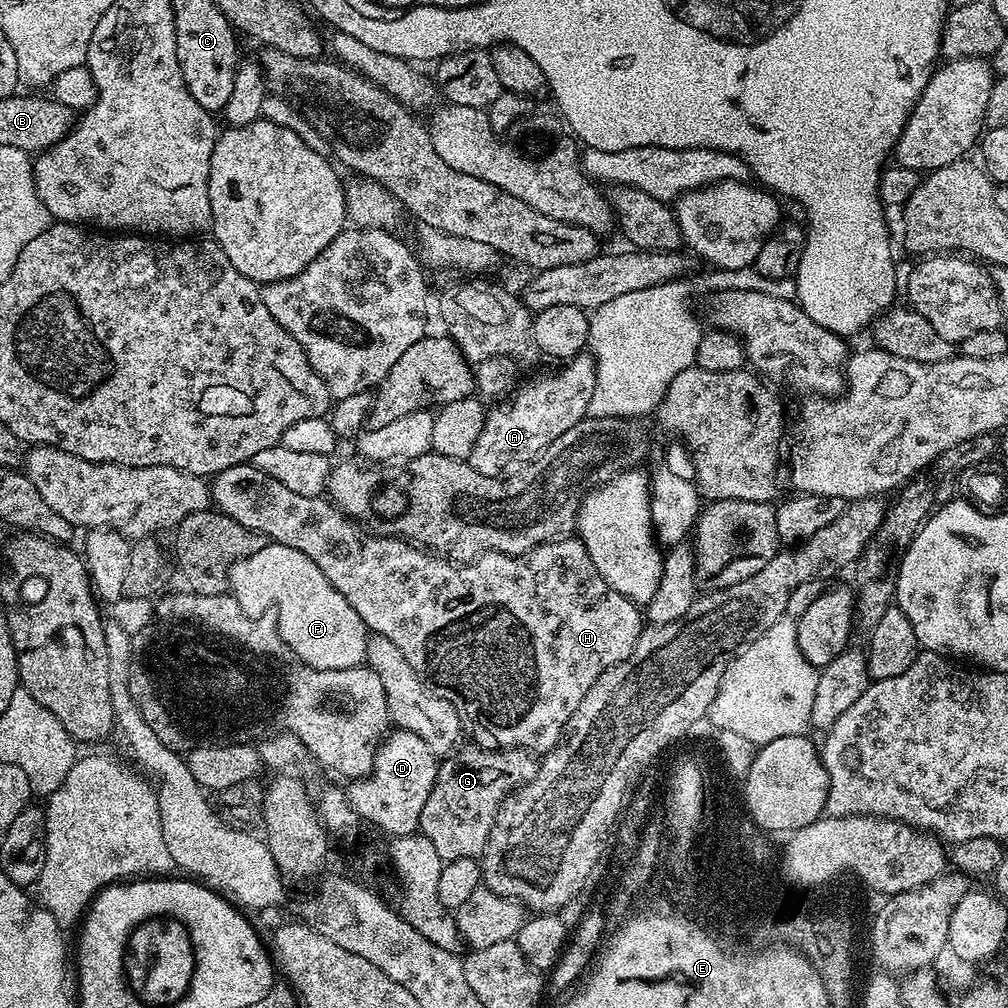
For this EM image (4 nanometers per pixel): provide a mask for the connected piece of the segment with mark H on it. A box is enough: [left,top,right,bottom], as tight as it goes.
[210,464,642,754]

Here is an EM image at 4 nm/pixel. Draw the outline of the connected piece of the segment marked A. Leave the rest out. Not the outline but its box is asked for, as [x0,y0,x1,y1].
[467,351,596,476]

